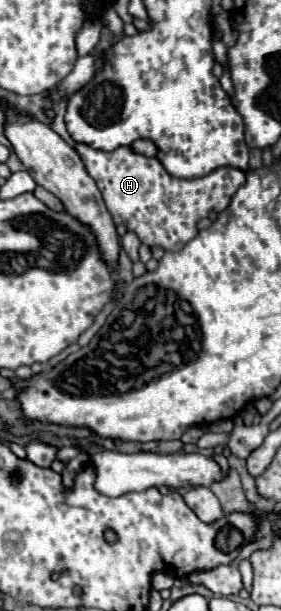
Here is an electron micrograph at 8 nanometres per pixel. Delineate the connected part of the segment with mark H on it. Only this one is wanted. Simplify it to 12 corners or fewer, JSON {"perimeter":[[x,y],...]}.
{"perimeter":[[77,143],[115,221],[181,251],[247,177],[219,167],[173,191],[159,159]]}

